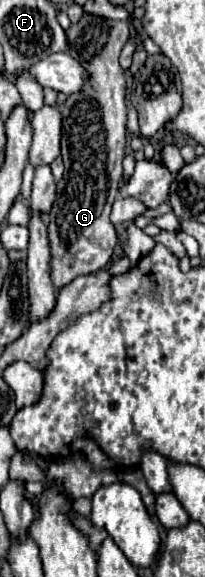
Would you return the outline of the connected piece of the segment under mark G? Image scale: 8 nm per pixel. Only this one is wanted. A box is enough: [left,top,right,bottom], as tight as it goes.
[48,16,130,292]

